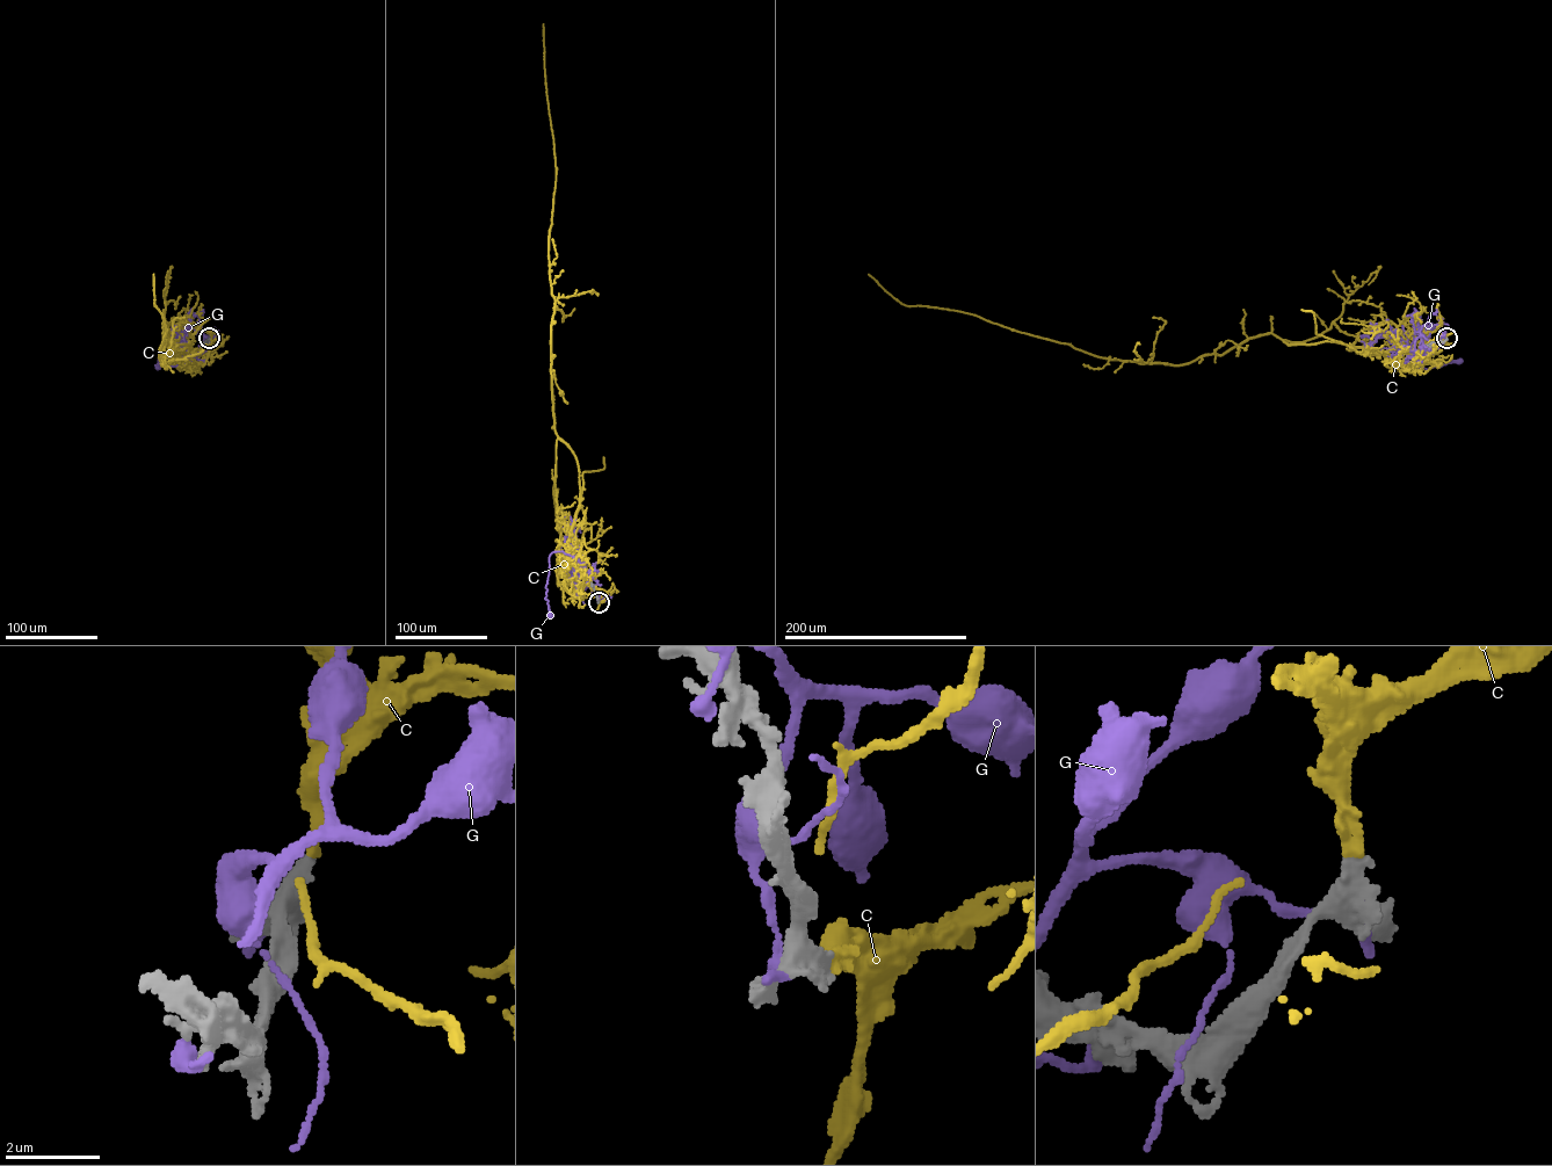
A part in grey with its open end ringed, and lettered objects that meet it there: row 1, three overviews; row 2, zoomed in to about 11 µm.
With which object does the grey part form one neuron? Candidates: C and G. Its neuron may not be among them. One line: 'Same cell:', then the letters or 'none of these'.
Same cell: C

